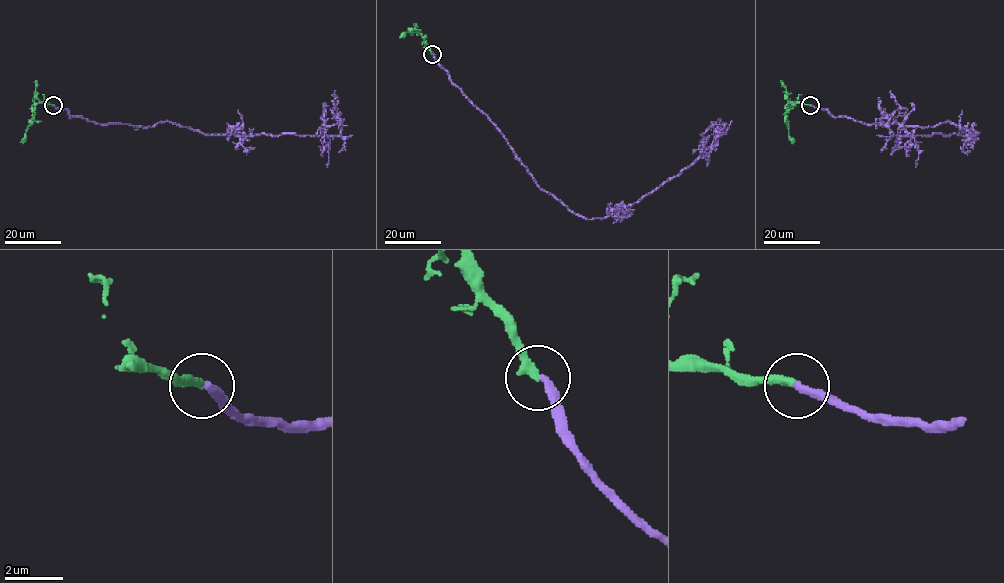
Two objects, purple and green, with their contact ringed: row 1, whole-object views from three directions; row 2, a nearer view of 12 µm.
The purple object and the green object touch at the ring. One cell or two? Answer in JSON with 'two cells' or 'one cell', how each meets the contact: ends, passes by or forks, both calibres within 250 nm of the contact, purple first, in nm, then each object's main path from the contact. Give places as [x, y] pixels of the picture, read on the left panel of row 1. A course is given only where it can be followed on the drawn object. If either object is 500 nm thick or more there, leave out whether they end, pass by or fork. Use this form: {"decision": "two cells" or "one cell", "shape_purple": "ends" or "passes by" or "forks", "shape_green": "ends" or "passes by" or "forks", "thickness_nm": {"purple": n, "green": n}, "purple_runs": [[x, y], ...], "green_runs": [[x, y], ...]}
{"decision": "one cell", "shape_purple": "ends", "shape_green": "ends", "thickness_nm": {"purple": 280, "green": 320}, "purple_runs": [[53, 105], [70, 117], [102, 124], [152, 127], [173, 122], [208, 135], [338, 135], [334, 90]], "green_runs": [[53, 105], [41, 102], [36, 105], [33, 121], [21, 142]]}

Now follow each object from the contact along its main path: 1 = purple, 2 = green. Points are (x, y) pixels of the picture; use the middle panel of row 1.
1: (433, 53), (503, 136), (535, 183), (588, 219), (626, 210), (689, 166), (720, 132), (715, 143), (714, 134)
2: (432, 53), (423, 37), (414, 29), (401, 37)

